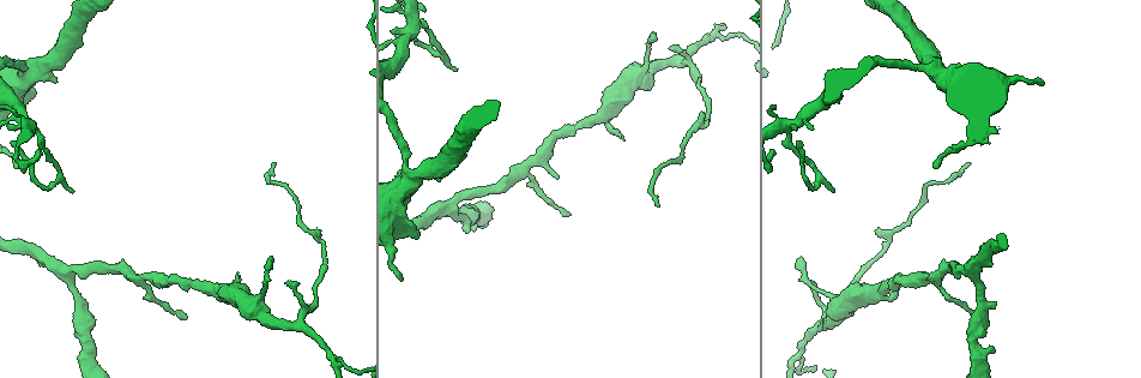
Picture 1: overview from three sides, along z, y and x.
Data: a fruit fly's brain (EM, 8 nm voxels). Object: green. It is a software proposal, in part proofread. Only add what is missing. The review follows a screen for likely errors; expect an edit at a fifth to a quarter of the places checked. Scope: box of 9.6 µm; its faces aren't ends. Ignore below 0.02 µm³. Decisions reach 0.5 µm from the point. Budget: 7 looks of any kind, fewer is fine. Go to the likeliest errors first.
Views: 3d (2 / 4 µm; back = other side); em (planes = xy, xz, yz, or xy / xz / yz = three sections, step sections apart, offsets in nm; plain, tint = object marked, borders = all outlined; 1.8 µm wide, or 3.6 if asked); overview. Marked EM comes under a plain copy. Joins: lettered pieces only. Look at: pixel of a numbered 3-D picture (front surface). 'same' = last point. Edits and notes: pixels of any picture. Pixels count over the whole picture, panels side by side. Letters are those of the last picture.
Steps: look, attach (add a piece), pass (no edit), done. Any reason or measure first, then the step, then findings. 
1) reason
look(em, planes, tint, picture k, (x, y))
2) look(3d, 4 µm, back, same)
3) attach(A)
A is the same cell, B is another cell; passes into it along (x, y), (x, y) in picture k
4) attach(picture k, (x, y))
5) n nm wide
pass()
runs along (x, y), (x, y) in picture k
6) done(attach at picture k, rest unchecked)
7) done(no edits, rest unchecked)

an open end
look(3d, 2 µm, back, picture 1, (238, 271))

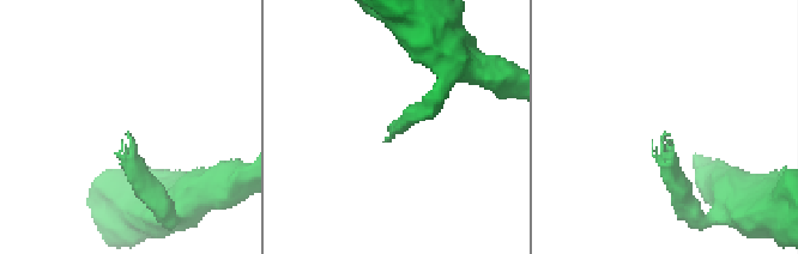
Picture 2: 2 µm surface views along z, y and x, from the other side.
shape alone is not enough
look(em, xz, step 16, tint, picture 2, (394, 128))

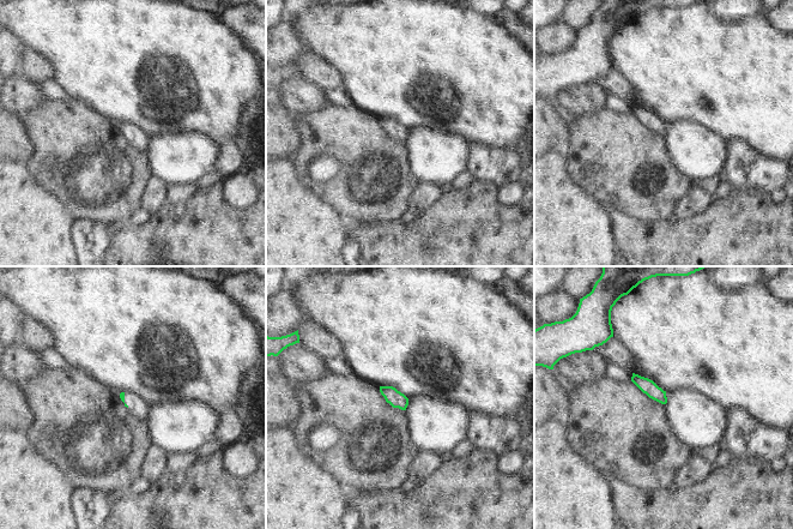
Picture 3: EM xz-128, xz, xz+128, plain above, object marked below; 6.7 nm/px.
another direction
look(em, yz, step 4, borders, same)

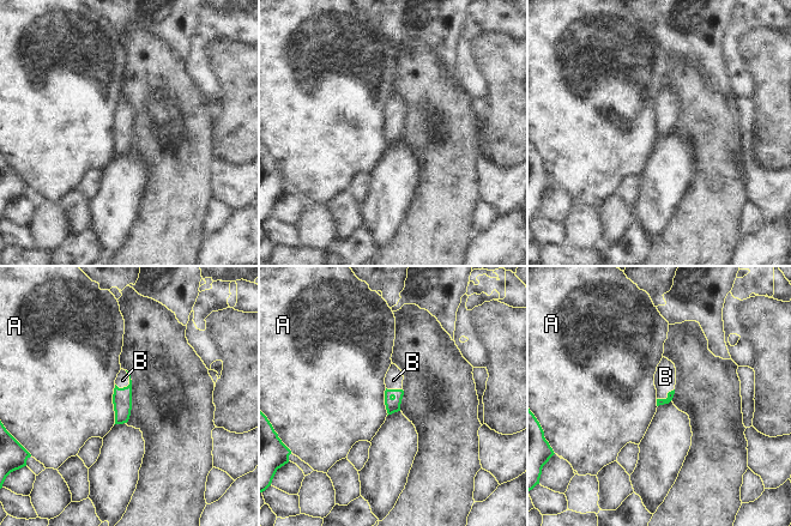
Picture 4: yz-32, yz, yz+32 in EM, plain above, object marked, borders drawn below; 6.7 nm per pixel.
attach(B)
B is the same cell, A is another cell; passes into it along (122, 397), (130, 382), (122, 380) in picture 4; it goes on there

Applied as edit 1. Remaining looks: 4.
free end
look(3d, 2 µm, picture 1, (557, 176))

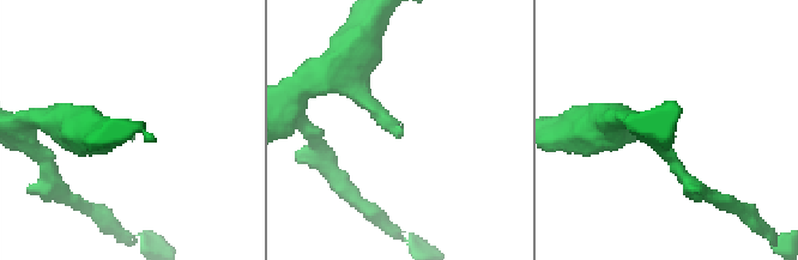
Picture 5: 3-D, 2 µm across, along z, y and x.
look(em, 3.6 µm, planes, borders, picture 5, (402, 130))

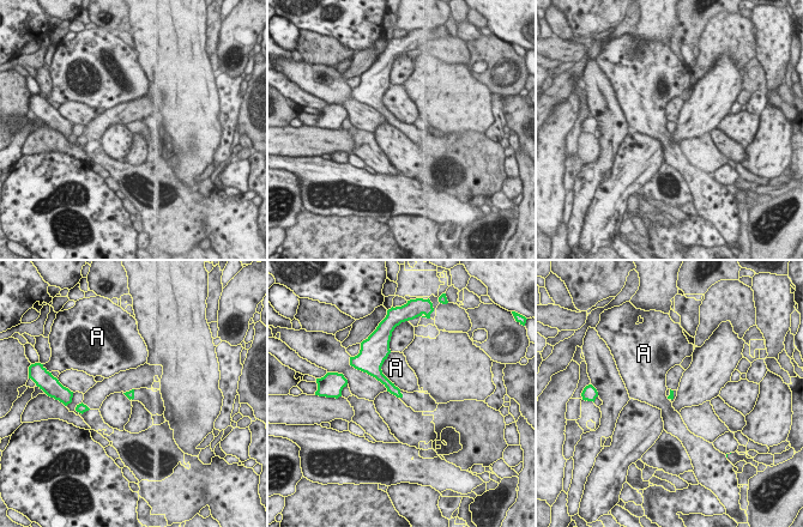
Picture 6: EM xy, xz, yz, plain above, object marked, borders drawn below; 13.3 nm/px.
pass()
A is another cell; runs along (375, 371), (398, 394) in picture 6; no lettered piece goes on from it

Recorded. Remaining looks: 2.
branch stops here
look(em, xy, step 8, borders, picture 1, (34, 91))

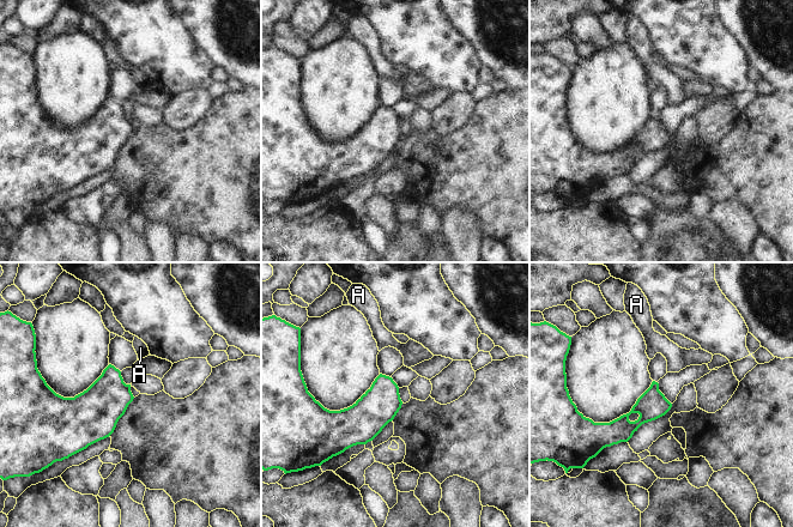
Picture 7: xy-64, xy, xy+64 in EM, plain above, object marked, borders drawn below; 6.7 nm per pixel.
another direction
look(em, yz, step 8, borders, same)

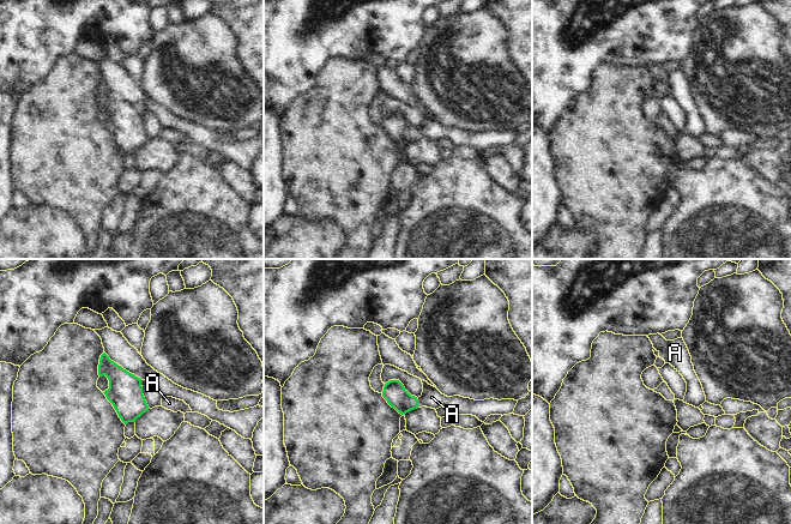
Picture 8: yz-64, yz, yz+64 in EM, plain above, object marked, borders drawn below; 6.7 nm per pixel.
A touches over 70 nm
attach(A)
A is the same cell; passes into it along (394, 392), (417, 403), (432, 397) in picture 8; it goes on there

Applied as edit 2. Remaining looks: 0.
done(attach at picture 4, attach at picture 8, rest unchecked)

